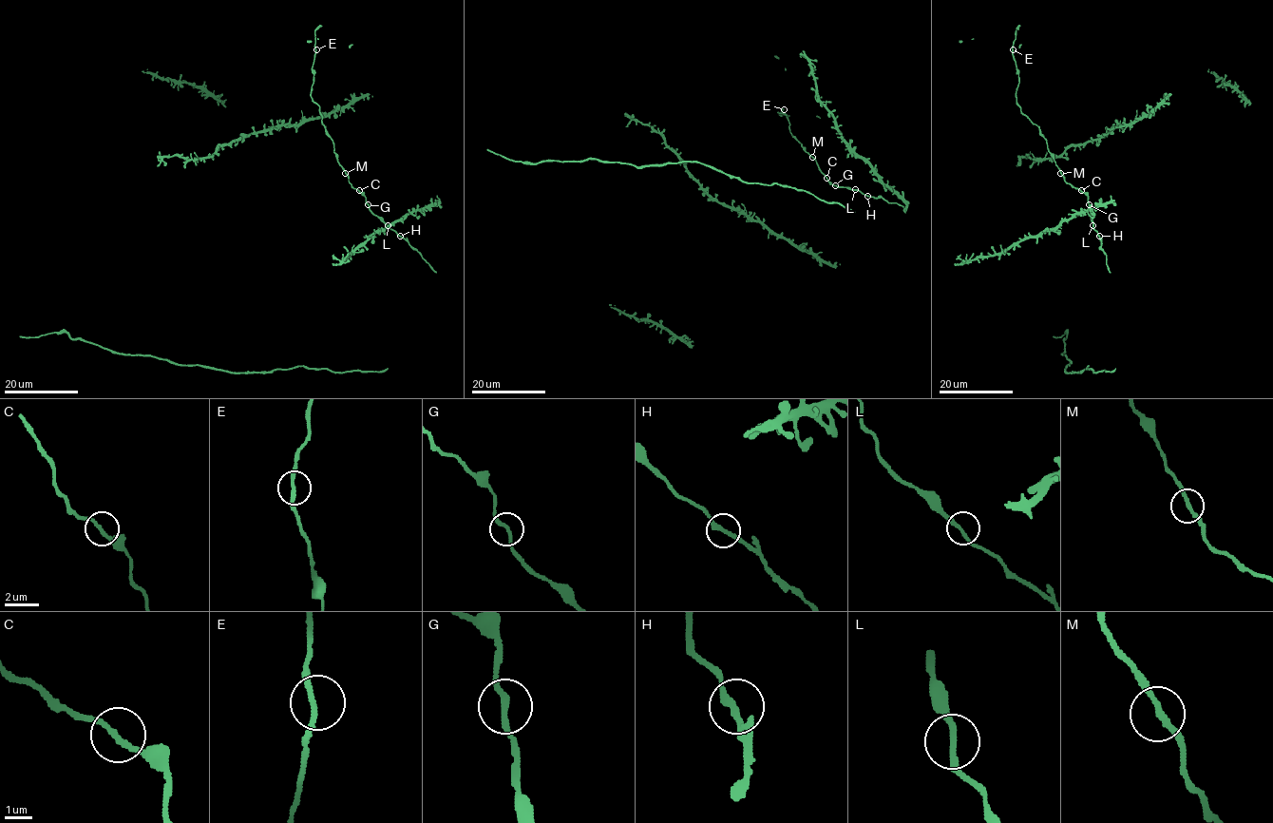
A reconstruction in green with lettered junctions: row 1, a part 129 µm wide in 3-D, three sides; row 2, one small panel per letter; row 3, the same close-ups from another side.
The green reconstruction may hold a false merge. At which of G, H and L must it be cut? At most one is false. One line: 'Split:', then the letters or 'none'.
Split: none

